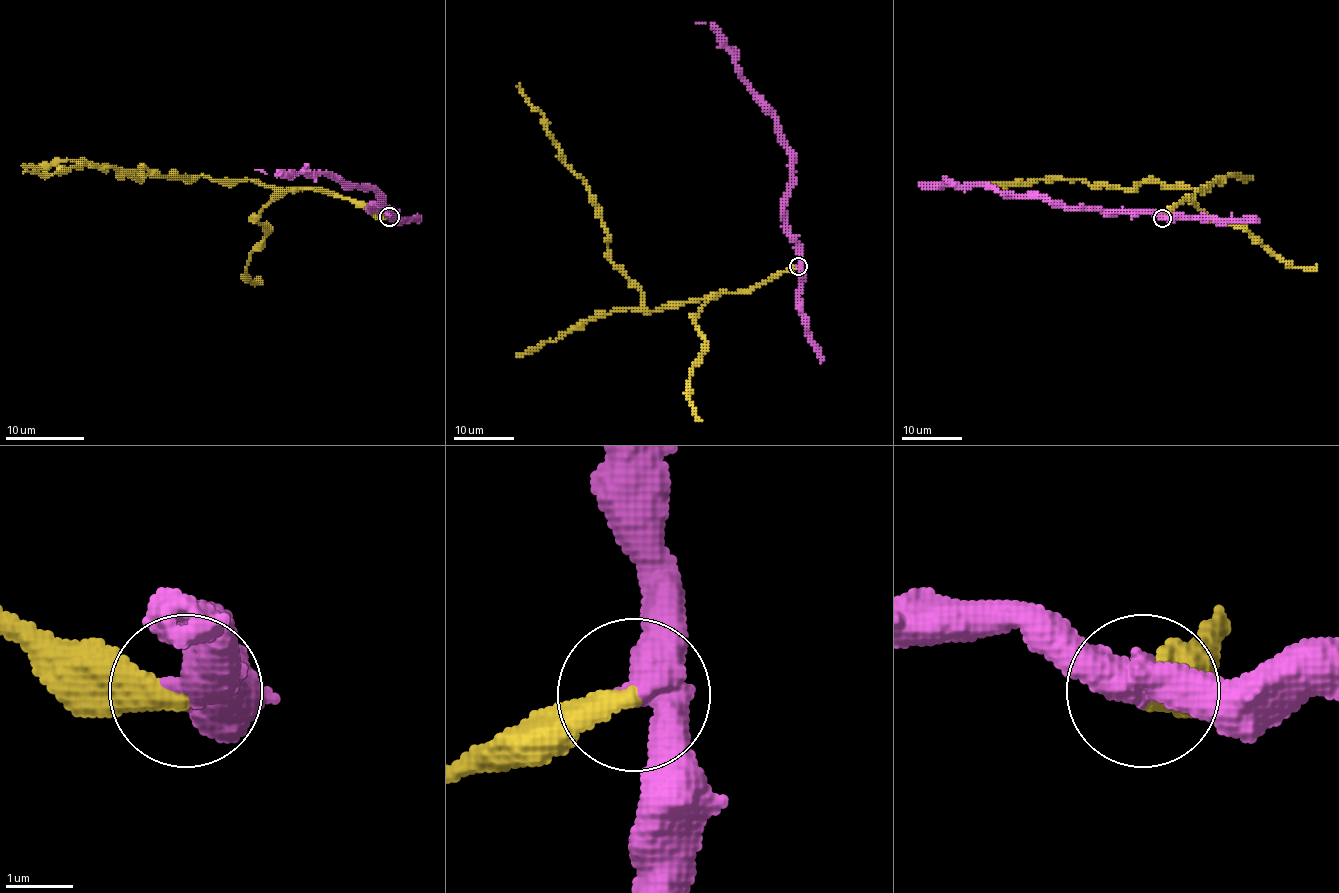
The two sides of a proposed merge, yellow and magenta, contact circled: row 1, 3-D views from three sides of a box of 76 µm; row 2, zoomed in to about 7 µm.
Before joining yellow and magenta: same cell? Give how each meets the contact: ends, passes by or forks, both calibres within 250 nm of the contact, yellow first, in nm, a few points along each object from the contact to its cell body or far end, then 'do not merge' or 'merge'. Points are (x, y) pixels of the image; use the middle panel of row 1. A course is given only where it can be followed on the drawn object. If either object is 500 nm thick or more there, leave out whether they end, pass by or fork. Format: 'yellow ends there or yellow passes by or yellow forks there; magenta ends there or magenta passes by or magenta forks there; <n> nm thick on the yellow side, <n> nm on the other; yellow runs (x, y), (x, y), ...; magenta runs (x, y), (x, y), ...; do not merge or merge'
400 nm thick on the yellow side, 500 nm on the other; yellow runs (798, 266), (748, 289), (646, 310), (643, 294), (610, 260), (587, 184), (519, 84); magenta runs (798, 266), (798, 240), (784, 216), (791, 152), (778, 121), (742, 77), (724, 39), (710, 23), (695, 23); do not merge

